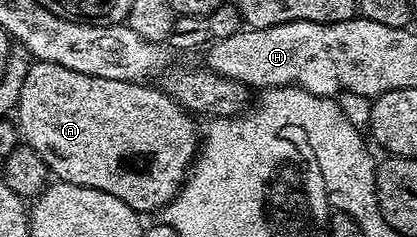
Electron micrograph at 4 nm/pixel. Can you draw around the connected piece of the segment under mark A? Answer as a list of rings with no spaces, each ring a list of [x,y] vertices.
[[[35,60],[30,66],[28,75],[24,75],[24,88],[20,91],[20,99],[16,110],[16,124],[21,140],[39,153],[40,159],[47,165],[49,172],[57,180],[67,181],[80,187],[88,187],[96,191],[104,191],[108,195],[116,195],[128,207],[132,207],[140,215],[147,215],[153,211],[160,211],[182,190],[188,170],[194,164],[194,158],[200,148],[200,125],[195,118],[168,96],[161,87],[154,89],[150,83],[136,81],[121,81],[120,79],[100,79],[92,75],[84,75],[80,71],[72,71],[72,67],[60,67],[60,63]]]

